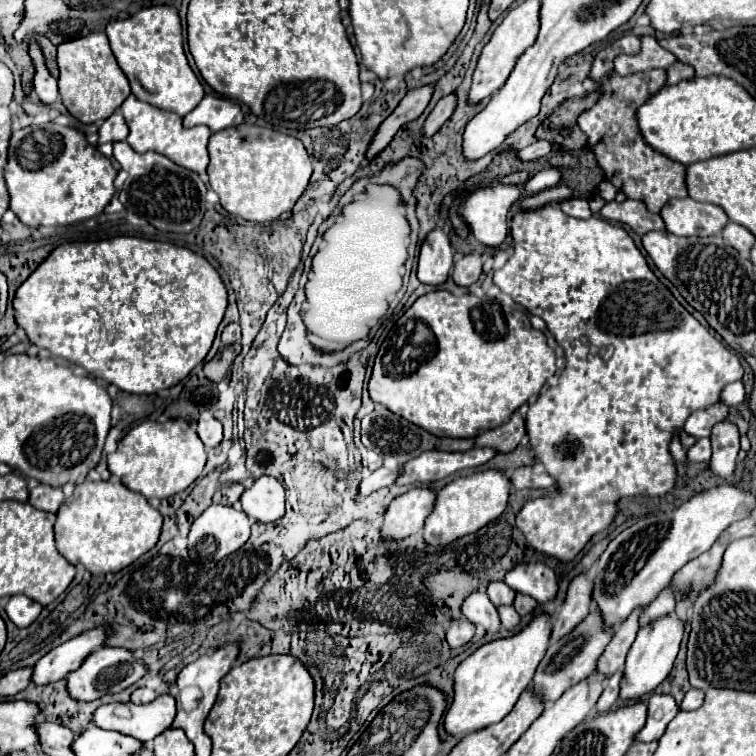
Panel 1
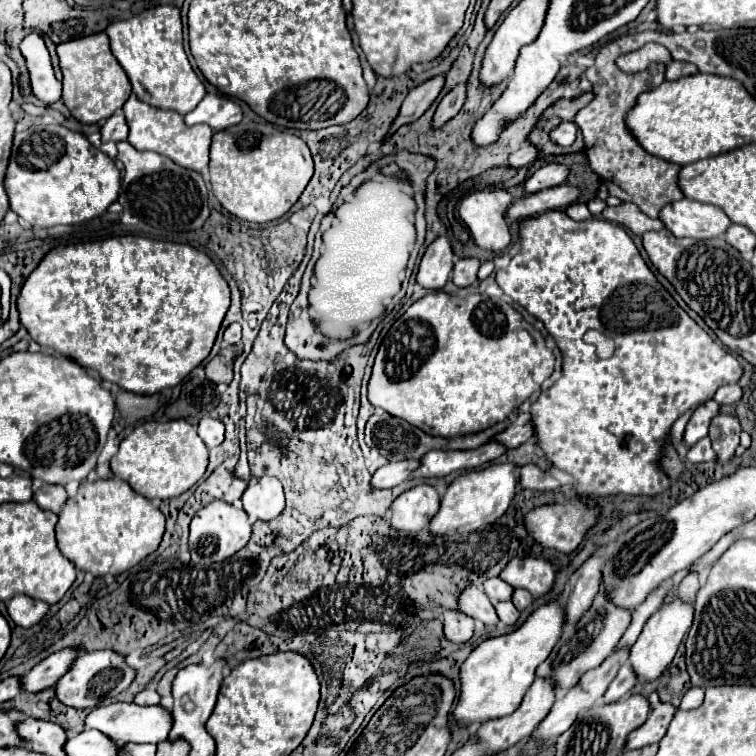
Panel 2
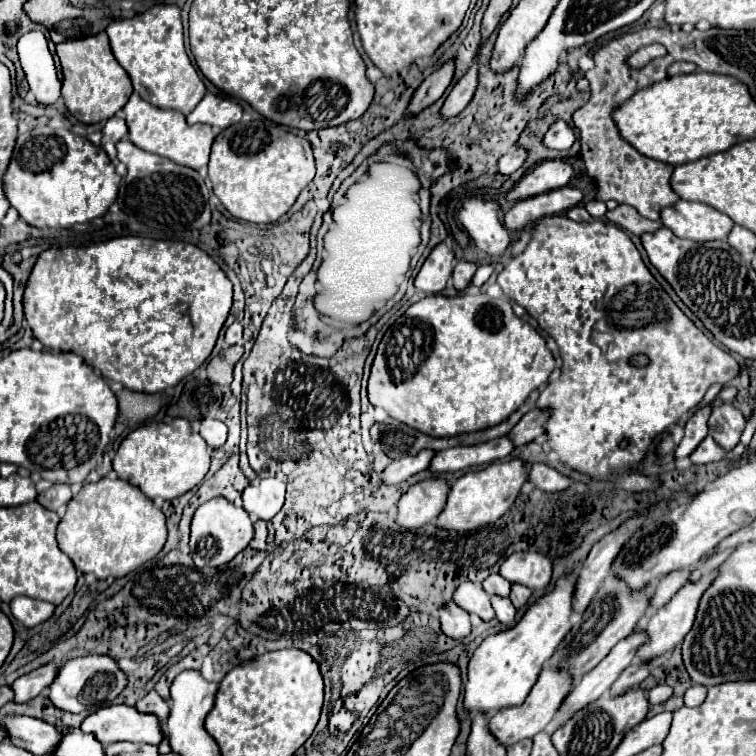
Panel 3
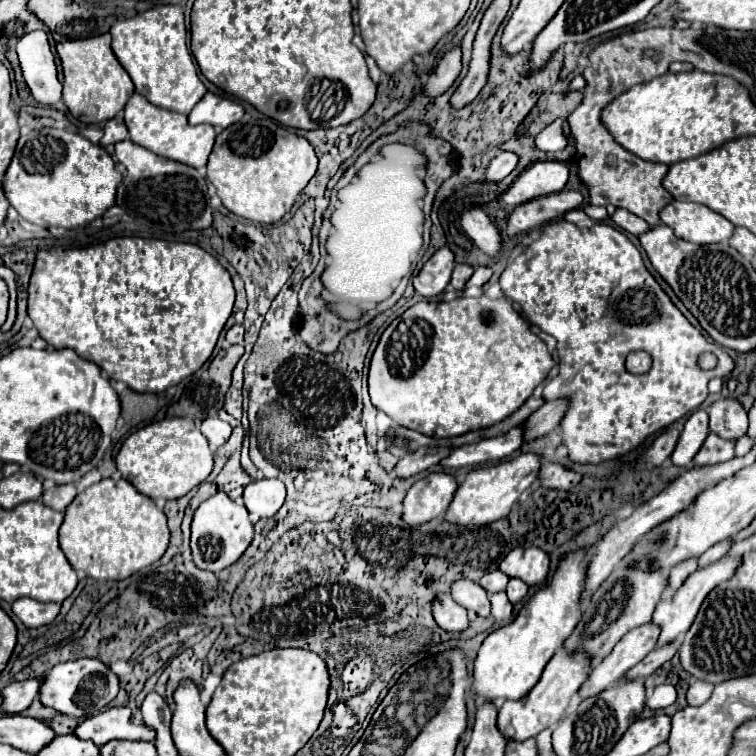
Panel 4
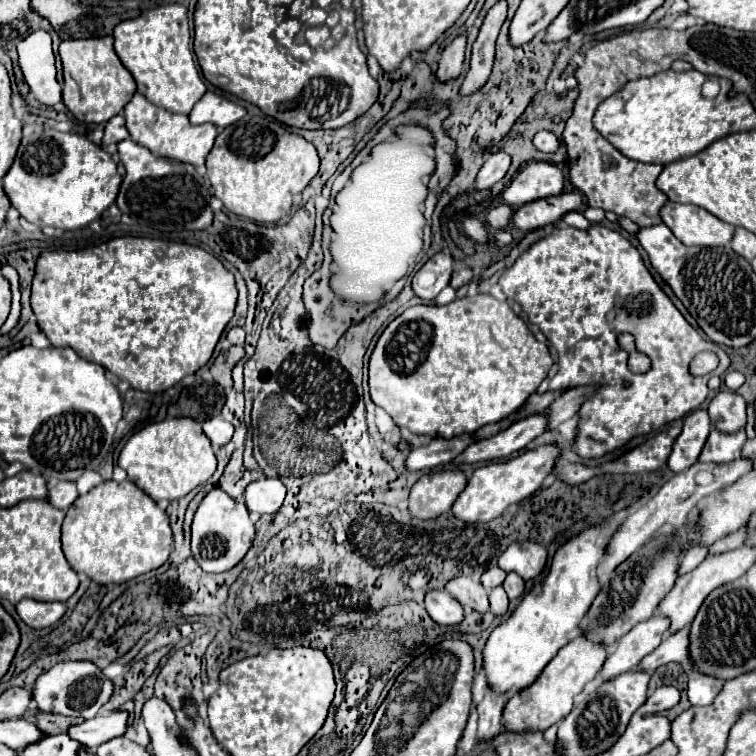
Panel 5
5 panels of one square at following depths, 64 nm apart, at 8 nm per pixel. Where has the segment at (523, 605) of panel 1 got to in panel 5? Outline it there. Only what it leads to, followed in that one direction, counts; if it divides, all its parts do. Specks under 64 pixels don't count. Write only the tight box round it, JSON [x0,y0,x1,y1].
[502,572,526,600]

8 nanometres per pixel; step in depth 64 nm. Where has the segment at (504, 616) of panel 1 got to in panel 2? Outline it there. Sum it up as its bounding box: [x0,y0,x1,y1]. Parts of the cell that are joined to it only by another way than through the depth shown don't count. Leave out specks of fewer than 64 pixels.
[494,600,520,626]

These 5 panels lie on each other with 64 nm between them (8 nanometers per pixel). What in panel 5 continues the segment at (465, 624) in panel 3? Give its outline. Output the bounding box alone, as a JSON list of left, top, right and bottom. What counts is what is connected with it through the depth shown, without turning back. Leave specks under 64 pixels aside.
[424,590,464,626]

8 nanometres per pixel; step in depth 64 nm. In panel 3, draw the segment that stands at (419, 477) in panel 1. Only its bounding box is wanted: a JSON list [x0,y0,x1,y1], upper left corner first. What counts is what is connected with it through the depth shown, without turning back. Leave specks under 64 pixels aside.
[430,436,514,472]

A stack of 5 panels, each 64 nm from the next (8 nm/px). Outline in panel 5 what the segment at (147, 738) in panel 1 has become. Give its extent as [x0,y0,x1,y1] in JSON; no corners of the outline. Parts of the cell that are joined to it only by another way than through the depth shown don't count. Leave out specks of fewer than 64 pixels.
[68,712,128,750]

